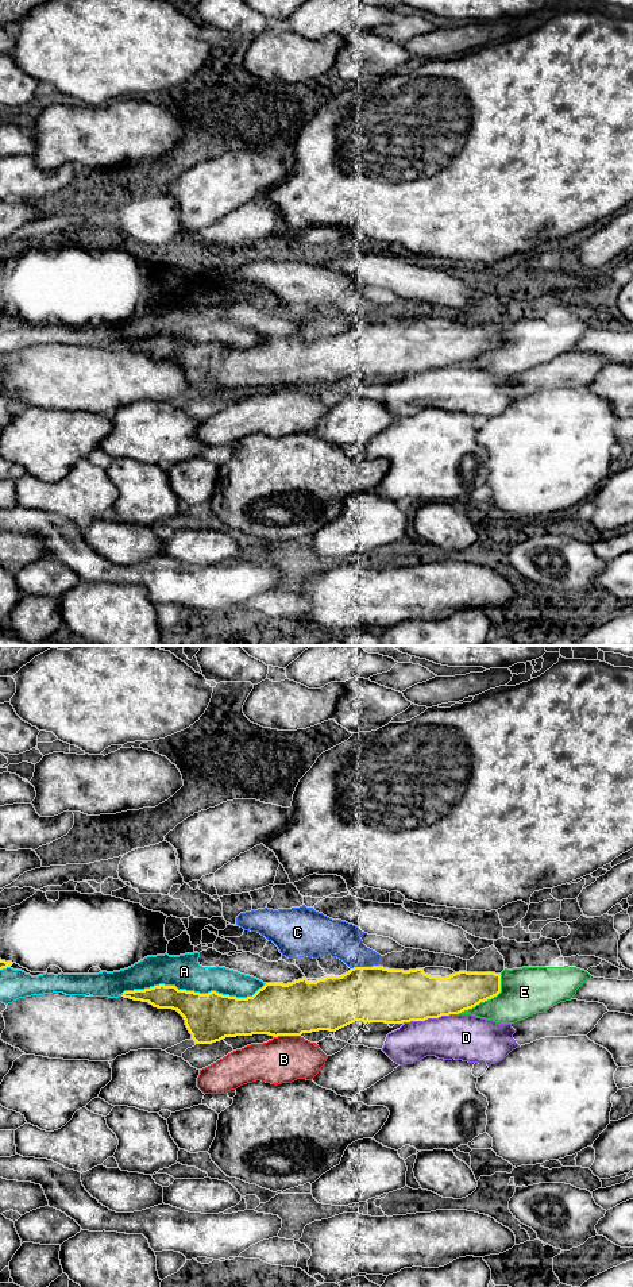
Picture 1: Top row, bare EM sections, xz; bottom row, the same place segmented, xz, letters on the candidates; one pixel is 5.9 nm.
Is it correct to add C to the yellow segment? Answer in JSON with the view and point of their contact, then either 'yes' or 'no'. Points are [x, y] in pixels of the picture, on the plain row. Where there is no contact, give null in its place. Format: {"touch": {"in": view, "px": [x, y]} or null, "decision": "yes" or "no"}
{"touch": {"in": "xz", "px": [361, 319]}, "decision": "no"}

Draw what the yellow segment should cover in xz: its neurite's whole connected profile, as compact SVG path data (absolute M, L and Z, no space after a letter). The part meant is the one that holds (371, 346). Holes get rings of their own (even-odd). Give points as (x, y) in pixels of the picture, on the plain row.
M354 319L341 328L324 328L316 334L306 330L292 335L266 335L252 348L236 350L216 343L200 346L178 342L175 338L154 338L144 342L124 343L121 348L134 352L148 354L158 361L177 362L185 371L185 377L196 396L212 396L225 389L269 386L269 388L301 388L319 382L336 384L355 373L402 375L425 373L441 367L459 366L472 361L480 354L491 351L501 344L501 325L459 323L449 328L431 328L422 320L389 321L383 319Z

